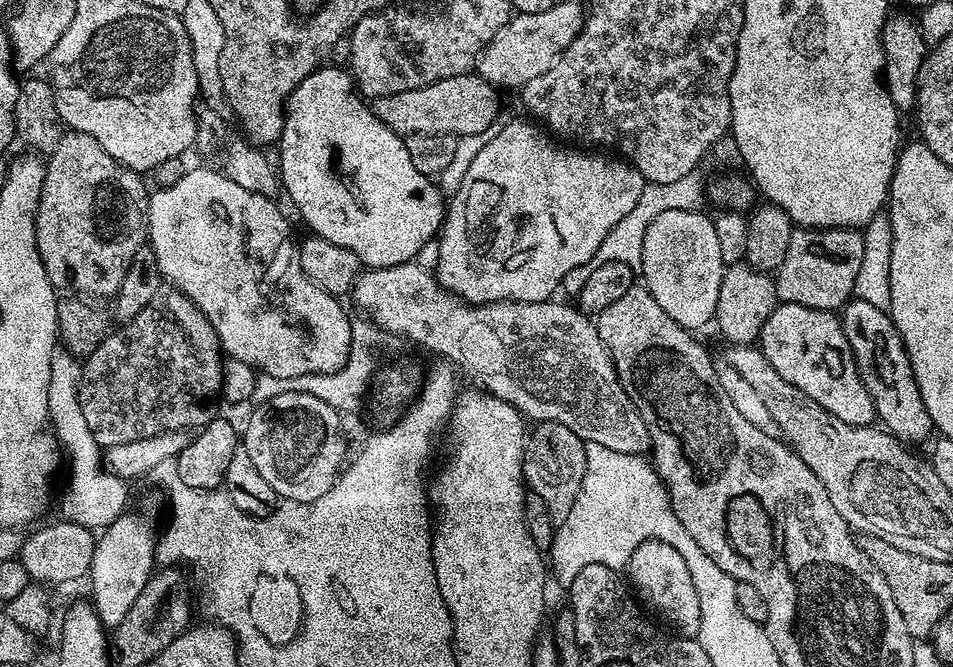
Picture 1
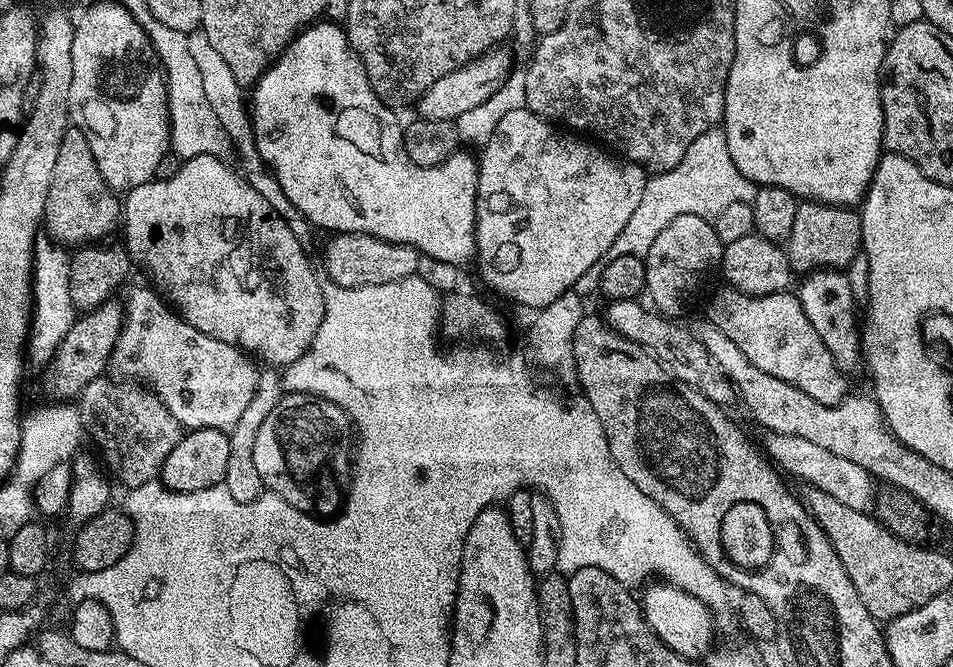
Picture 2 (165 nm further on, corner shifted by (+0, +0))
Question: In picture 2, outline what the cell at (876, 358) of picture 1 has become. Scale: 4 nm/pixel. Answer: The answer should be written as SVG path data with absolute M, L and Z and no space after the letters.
M817 270L807 273L801 280L804 281L800 284L798 295L806 318L810 318L810 326L814 326L818 338L822 338L822 343L825 344L826 350L830 350L841 372L851 374L851 372L861 371L858 312L856 316L858 305L856 299L852 297L847 275L840 270Z

